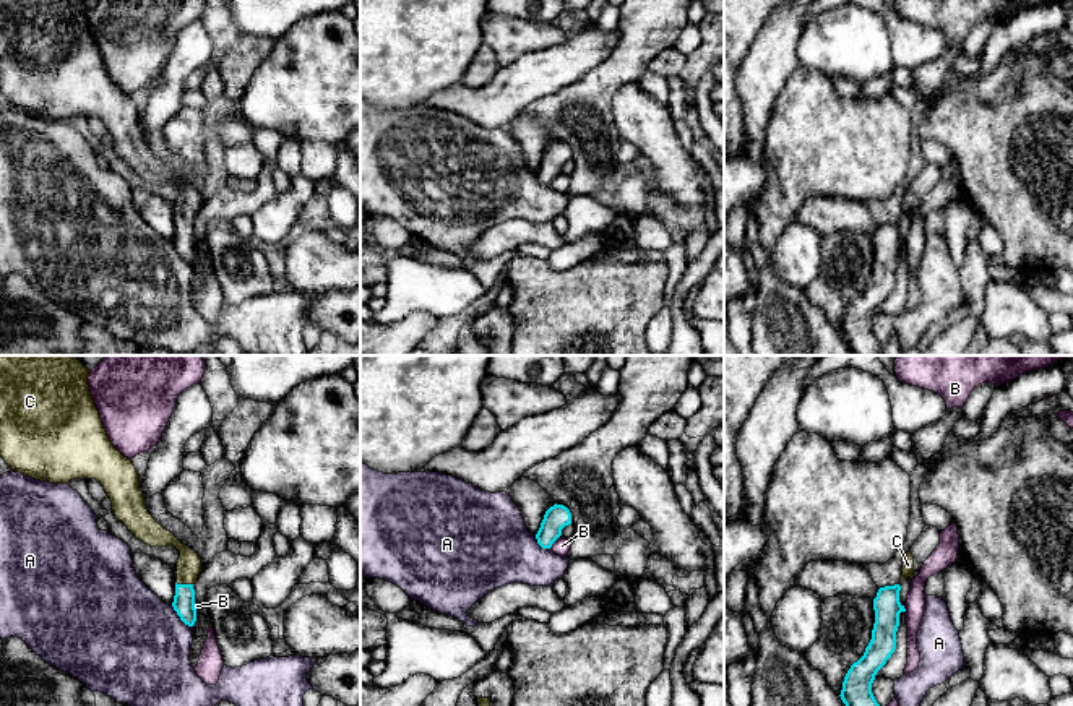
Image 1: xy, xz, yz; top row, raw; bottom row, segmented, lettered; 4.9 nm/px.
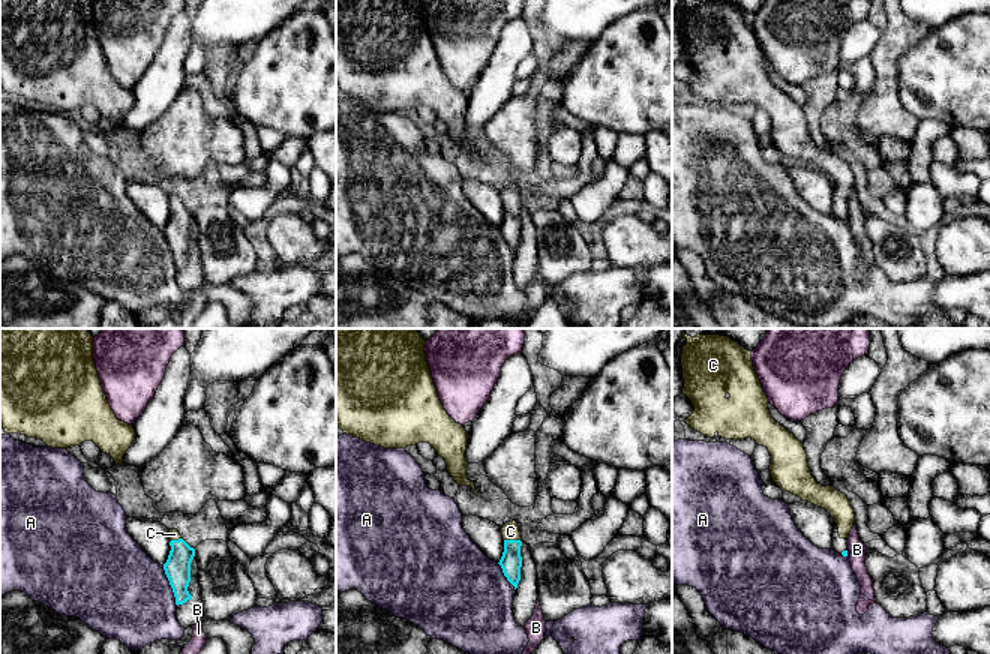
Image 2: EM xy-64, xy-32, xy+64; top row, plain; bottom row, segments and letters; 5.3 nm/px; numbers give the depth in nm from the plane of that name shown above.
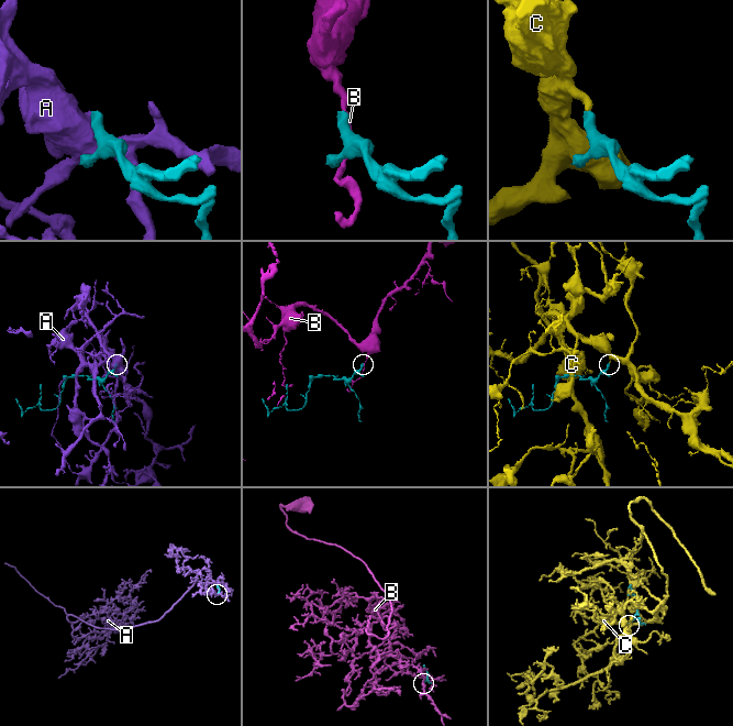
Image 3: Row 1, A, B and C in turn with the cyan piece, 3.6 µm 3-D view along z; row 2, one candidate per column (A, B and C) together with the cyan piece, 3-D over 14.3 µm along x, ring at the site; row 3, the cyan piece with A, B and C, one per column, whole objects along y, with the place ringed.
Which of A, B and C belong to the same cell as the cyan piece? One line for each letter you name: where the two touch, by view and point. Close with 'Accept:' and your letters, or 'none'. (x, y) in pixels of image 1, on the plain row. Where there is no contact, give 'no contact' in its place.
C: contact xy (184, 221)
Accept: C

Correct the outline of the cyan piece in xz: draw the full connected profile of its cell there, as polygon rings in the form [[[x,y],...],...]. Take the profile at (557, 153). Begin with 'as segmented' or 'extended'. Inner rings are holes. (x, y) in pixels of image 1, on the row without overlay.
as segmented | [[[555,140],[544,151],[541,164],[536,170],[537,180],[542,185],[550,185],[552,180],[562,172],[562,166],[568,161],[571,161],[570,146]]]

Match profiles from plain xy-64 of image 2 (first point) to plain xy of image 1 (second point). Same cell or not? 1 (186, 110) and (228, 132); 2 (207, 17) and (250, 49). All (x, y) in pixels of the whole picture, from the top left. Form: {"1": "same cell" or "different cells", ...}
{"1": "different cells", "2": "different cells"}

